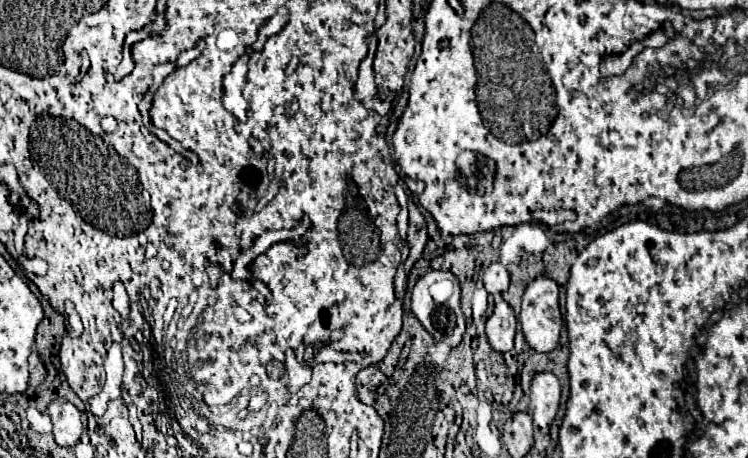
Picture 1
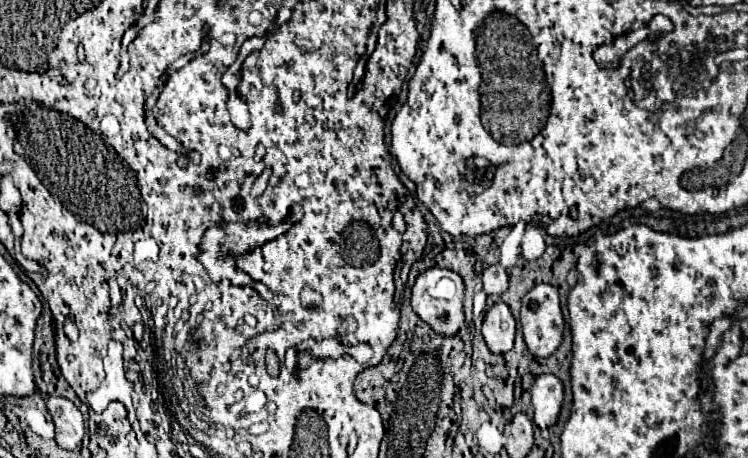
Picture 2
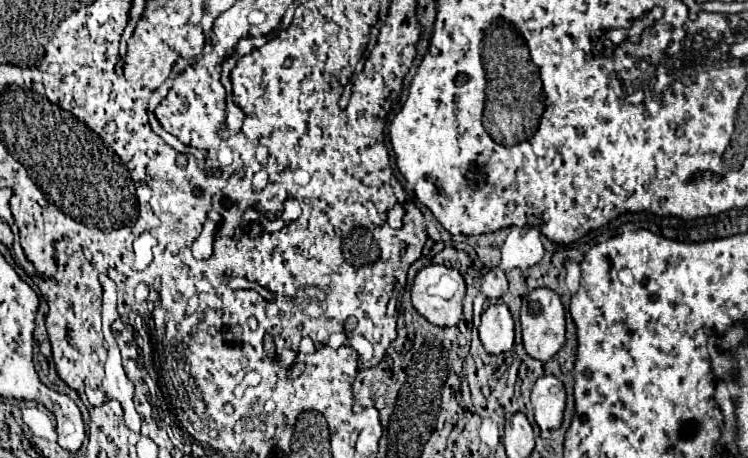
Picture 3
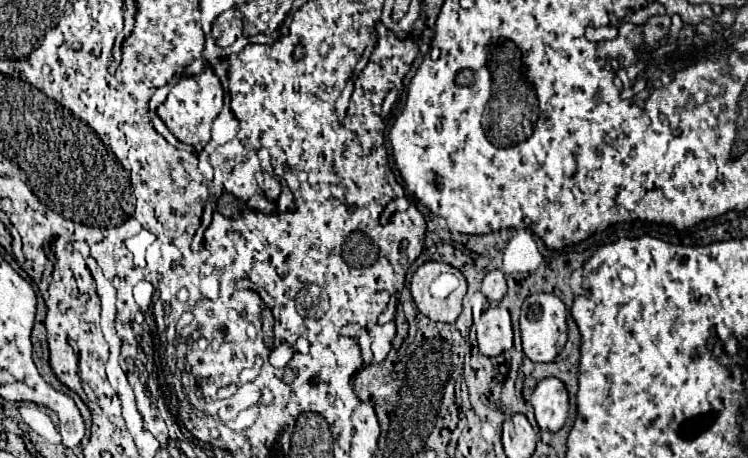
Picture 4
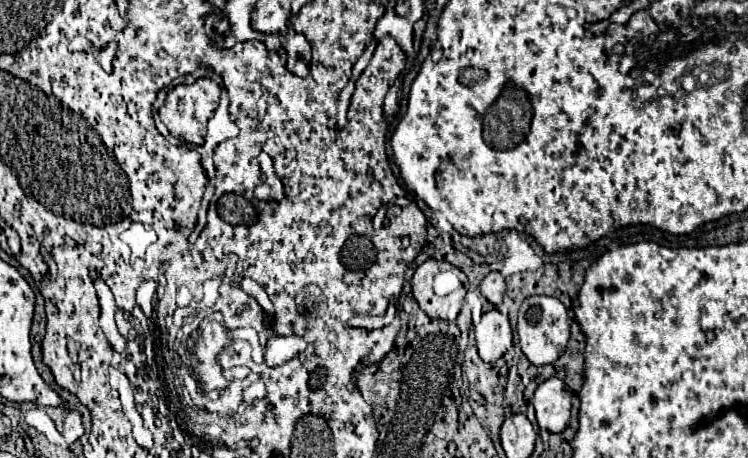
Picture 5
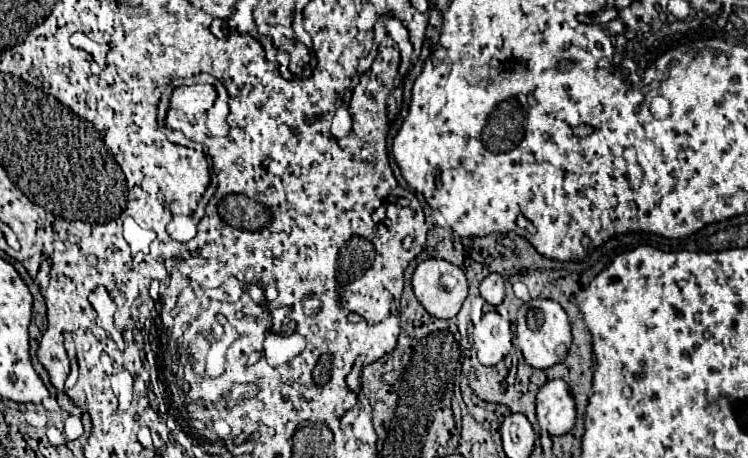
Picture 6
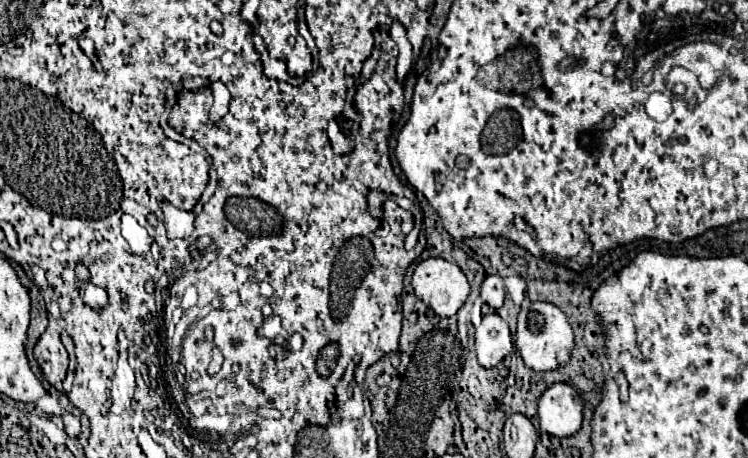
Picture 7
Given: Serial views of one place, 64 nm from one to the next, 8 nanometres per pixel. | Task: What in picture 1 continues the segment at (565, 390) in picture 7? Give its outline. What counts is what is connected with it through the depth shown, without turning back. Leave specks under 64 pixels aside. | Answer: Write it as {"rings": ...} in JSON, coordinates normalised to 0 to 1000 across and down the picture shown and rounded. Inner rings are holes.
{"rings":[[[722,812],[711,825],[709,895],[719,934],[733,934],[749,882],[749,834],[738,812]]]}

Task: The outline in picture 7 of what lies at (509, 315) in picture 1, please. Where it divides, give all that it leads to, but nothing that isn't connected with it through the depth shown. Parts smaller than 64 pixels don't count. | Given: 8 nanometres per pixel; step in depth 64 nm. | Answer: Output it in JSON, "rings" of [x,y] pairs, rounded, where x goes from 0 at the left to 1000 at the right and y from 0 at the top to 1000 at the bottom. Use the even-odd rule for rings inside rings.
{"rings":[[[650,686],[636,716],[636,773],[647,803],[660,803],[684,769],[684,734],[679,707],[663,686]]]}

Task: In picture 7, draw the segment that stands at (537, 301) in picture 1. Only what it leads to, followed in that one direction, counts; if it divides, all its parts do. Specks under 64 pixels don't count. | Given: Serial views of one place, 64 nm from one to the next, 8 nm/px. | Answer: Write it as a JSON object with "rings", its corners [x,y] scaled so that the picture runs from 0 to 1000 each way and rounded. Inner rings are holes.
{"rings":[[[711,659],[693,686],[693,721],[690,721],[690,760],[701,786],[701,795],[719,812],[733,812],[754,799],[762,786],[762,769],[767,755],[767,729],[759,707],[757,686],[735,664],[735,659]]]}

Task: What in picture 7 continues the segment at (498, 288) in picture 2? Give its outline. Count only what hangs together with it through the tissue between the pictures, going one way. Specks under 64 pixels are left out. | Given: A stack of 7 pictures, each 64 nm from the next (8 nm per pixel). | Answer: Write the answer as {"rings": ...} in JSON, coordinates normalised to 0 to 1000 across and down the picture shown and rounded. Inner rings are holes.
{"rings":[[[663,598],[650,603],[650,611],[644,616],[644,629],[642,629],[642,646],[652,668],[668,672],[674,659],[674,646],[676,646],[676,624],[674,624],[671,607]]]}

